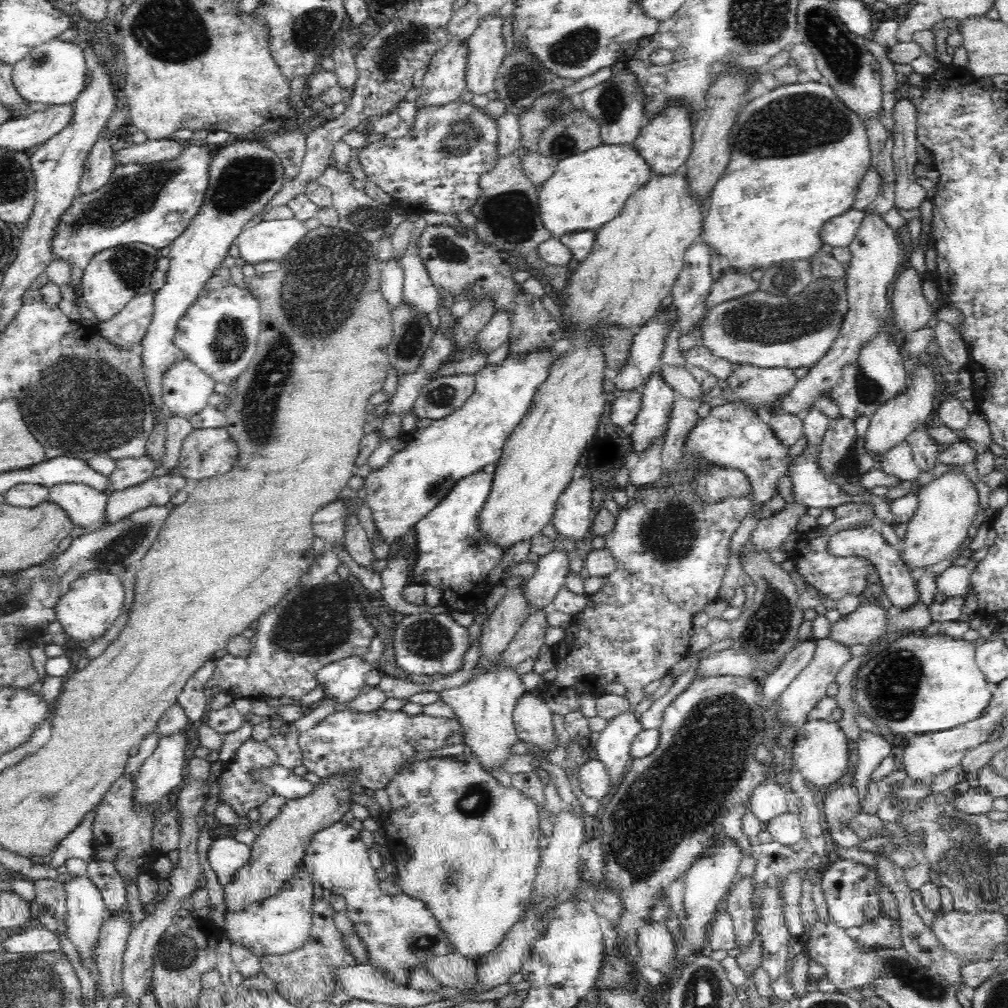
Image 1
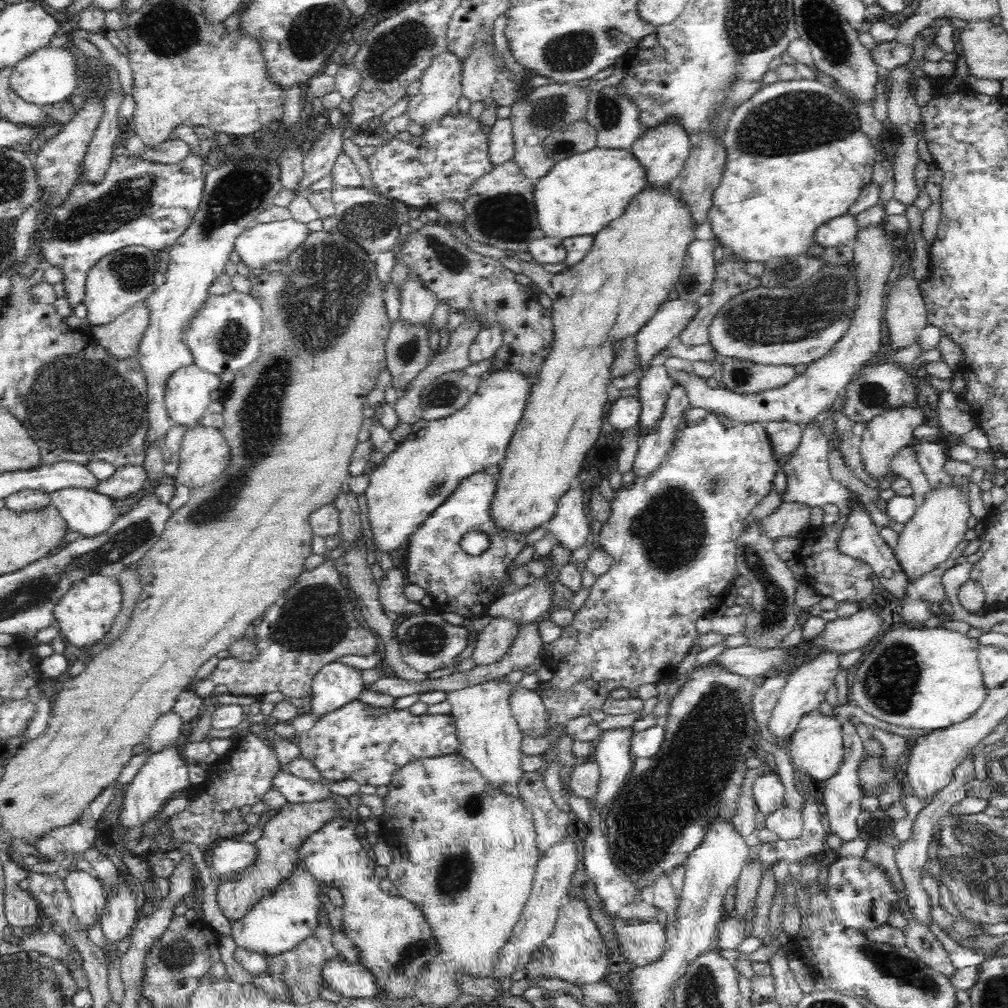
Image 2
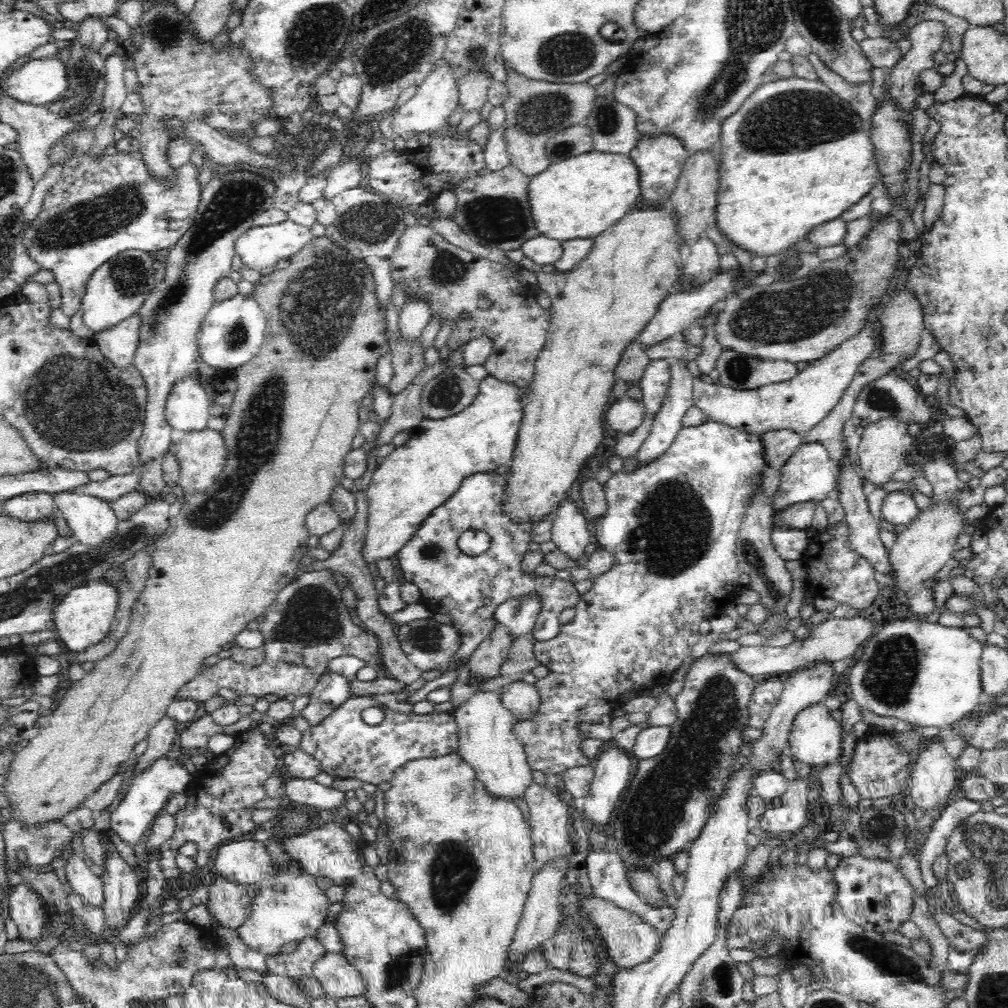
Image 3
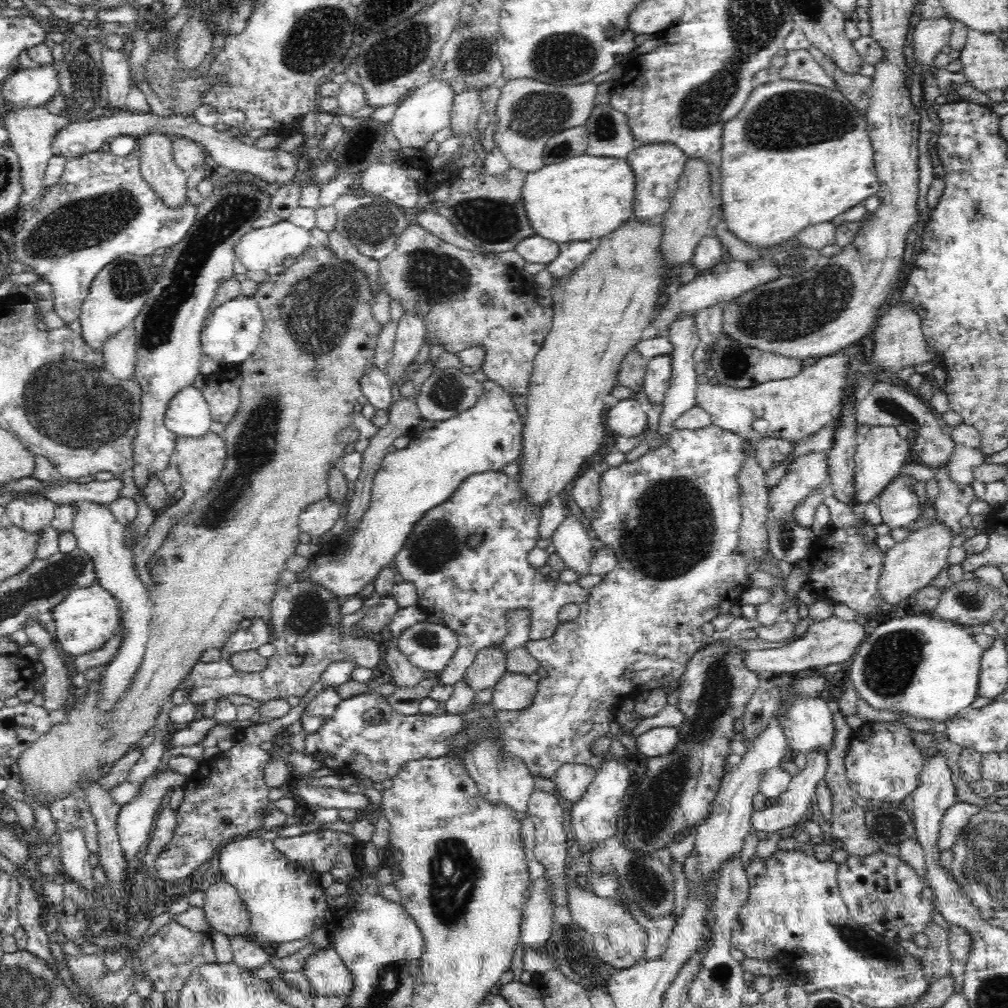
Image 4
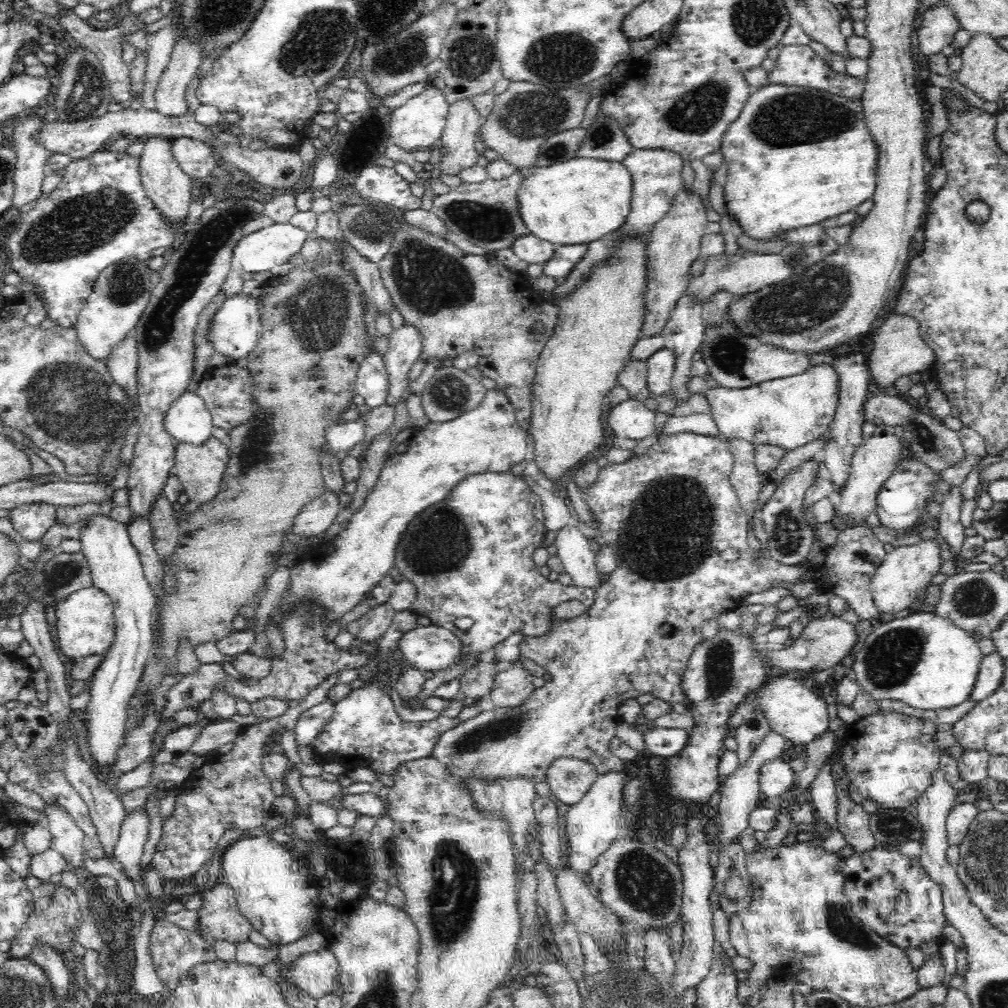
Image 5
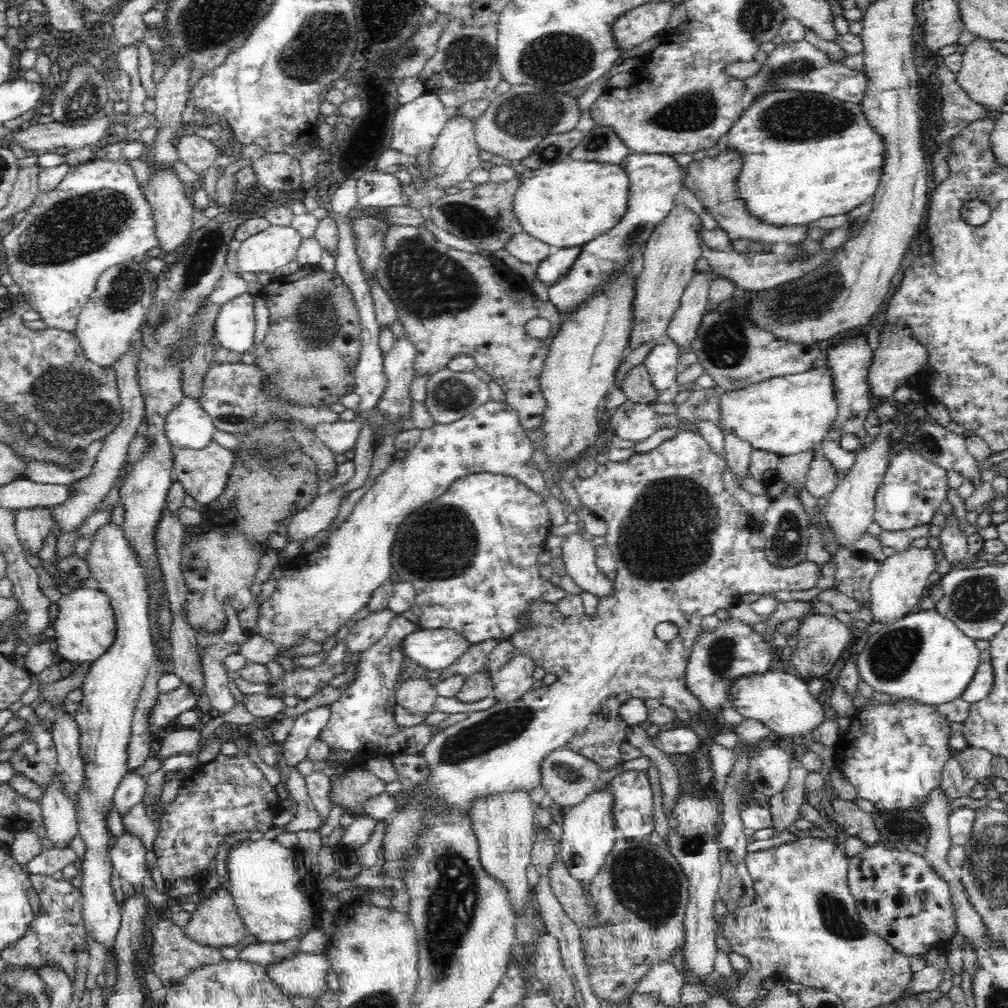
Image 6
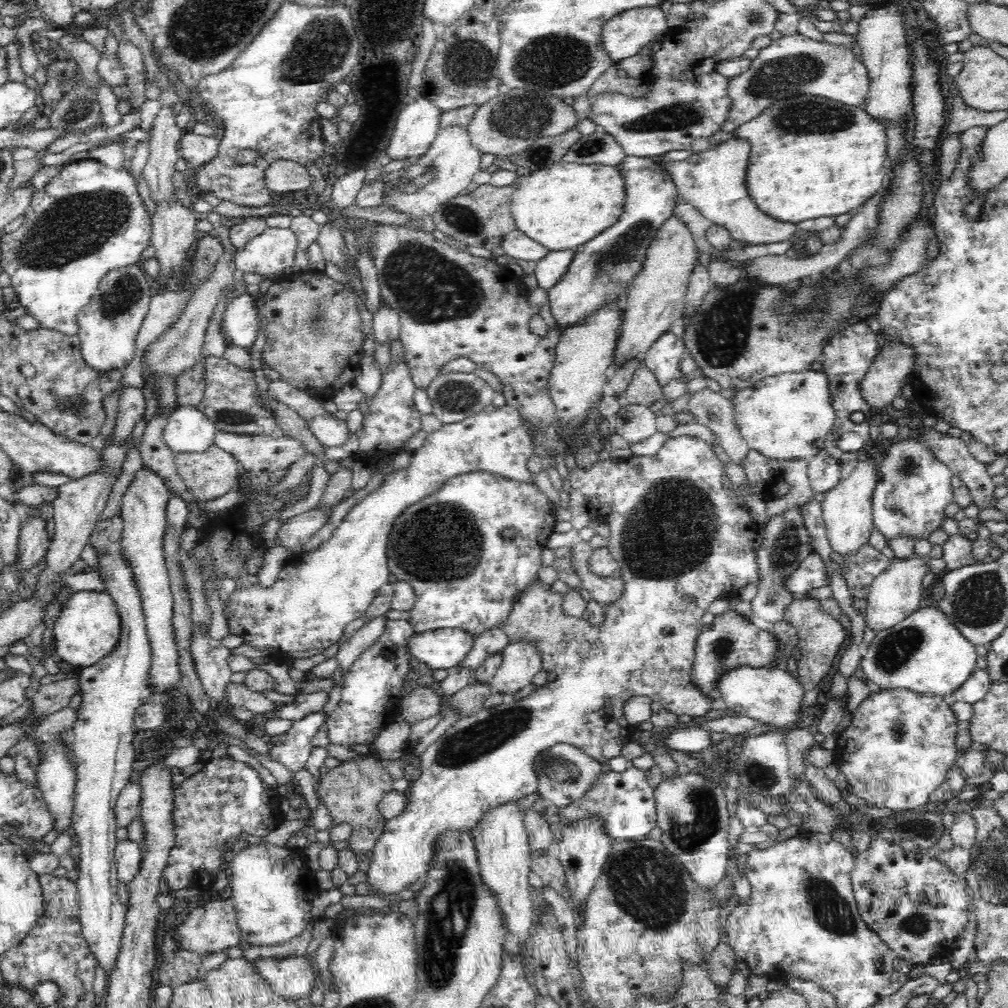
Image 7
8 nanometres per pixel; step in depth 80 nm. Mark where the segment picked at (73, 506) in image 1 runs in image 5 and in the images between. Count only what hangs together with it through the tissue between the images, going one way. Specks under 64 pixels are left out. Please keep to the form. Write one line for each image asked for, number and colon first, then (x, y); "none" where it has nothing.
2: (86, 511)
3: (91, 519)
4: (97, 532)
5: (116, 567)

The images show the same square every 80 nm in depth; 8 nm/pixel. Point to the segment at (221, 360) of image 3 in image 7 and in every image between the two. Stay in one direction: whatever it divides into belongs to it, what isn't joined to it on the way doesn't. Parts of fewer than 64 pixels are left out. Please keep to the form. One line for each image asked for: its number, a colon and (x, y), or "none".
4: (231, 333)
5: (234, 330)
6: (235, 329)
7: (238, 323)

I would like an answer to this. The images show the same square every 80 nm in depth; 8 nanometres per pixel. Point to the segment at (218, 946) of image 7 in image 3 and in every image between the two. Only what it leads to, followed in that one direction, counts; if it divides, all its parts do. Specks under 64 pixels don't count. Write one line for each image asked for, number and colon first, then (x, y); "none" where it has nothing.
3: (230, 902)
4: (225, 910)
5: (219, 917)
6: (215, 922)

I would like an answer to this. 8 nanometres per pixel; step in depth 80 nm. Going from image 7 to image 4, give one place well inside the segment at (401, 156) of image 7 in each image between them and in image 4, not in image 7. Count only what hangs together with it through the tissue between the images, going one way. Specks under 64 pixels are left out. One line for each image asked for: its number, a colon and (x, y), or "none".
4: (428, 109)
5: (415, 126)
6: (416, 125)

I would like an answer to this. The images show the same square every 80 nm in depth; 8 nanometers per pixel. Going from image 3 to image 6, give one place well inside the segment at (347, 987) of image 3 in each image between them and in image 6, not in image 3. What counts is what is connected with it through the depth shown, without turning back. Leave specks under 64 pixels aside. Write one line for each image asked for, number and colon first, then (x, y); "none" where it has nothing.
4: (328, 976)
5: (317, 973)
6: (304, 974)

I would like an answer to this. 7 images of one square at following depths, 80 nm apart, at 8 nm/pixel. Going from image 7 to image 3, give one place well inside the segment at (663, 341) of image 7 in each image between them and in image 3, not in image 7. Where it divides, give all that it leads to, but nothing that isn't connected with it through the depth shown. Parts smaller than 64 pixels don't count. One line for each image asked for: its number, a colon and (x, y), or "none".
3: (655, 381)
4: (658, 371)
5: (660, 368)
6: (662, 361)

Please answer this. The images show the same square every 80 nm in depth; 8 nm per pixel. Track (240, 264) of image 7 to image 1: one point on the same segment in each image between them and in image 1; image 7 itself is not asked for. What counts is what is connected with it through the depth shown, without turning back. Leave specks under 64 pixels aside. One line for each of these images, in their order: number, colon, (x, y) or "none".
1: (272, 239)
2: (262, 243)
3: (260, 247)
4: (259, 249)
5: (260, 250)
6: (275, 246)

